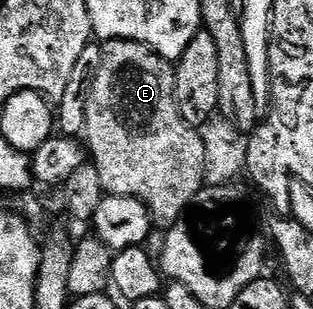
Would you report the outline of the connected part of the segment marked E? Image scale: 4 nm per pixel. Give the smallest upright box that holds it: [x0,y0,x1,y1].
[82,40,206,228]

